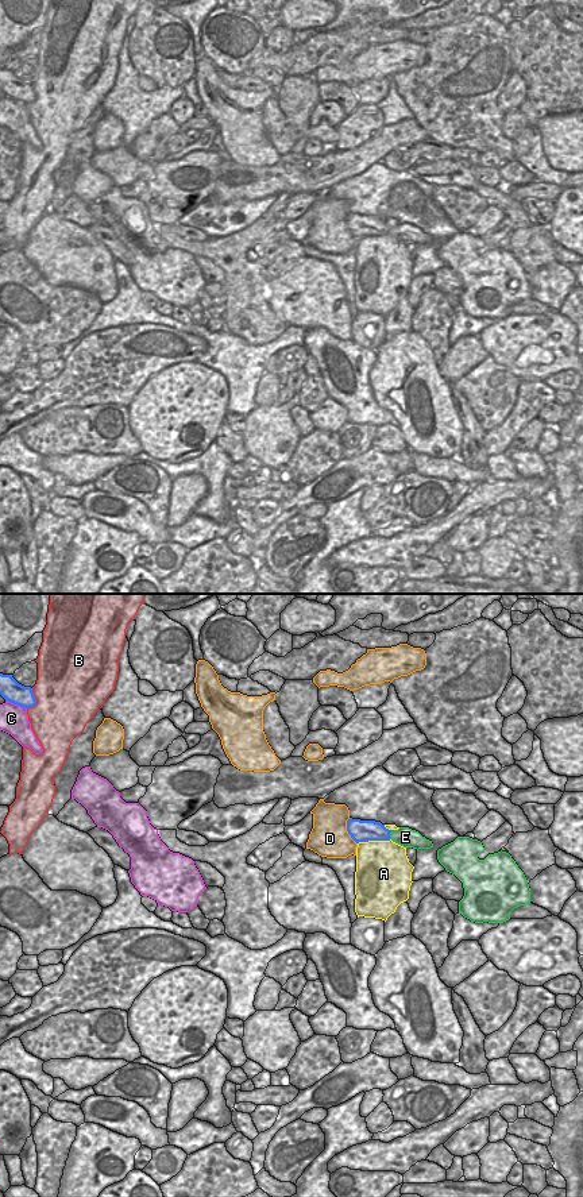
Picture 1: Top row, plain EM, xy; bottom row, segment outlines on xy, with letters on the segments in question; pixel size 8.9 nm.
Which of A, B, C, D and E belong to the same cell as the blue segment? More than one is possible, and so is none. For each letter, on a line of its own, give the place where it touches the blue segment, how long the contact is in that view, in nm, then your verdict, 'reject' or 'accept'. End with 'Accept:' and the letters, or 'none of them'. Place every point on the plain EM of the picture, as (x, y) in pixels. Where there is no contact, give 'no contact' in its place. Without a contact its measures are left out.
A: contact xy (374, 235); length 300 nm; reject
B: contact xy (35, 96); length 200 nm; reject
C: contact xy (16, 100); length 200 nm; reject
D: contact xy (347, 226); length 260 nm; reject
E: contact xy (389, 230); length 100 nm; accept
Accept: E

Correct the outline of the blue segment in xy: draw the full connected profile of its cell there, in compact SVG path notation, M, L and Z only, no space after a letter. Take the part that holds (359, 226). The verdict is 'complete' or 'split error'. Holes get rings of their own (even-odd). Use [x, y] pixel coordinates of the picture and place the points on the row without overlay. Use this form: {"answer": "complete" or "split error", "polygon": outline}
{"answer": "split error", "polygon": "M350 213L347 216L347 227L356 239L391 235L404 243L413 243L417 246L433 243L432 236L426 235L416 225L409 223L389 225L385 223L385 220L375 216L360 216Z"}

